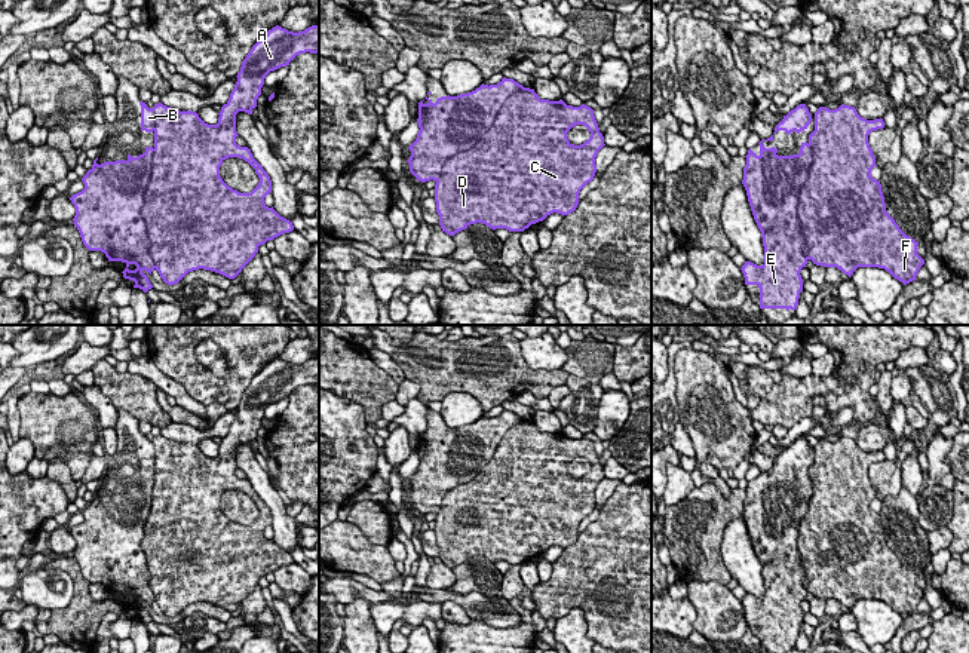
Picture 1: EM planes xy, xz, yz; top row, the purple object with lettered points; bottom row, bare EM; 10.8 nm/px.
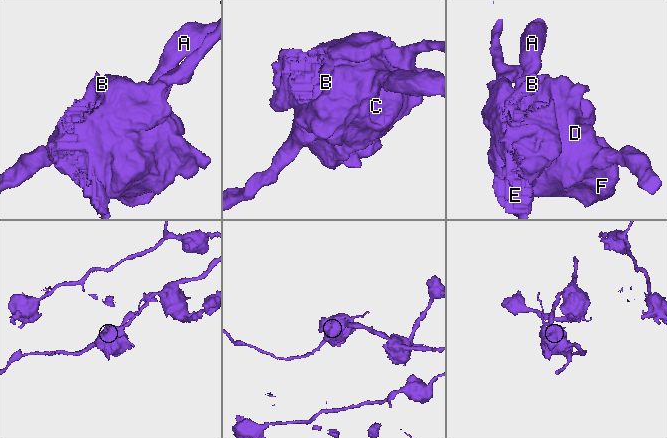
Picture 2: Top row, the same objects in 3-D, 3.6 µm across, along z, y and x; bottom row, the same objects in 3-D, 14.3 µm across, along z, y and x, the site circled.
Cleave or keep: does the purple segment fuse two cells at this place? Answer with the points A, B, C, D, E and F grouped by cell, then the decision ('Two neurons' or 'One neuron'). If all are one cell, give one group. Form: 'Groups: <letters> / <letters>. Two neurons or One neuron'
Groups: A C D F / B E. Two neurons

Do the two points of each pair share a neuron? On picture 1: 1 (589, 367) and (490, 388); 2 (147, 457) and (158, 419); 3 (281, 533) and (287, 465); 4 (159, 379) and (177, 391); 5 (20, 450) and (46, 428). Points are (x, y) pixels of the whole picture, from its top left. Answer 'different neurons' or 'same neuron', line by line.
1: different neurons
2: different neurons
3: different neurons
4: same neuron
5: different neurons

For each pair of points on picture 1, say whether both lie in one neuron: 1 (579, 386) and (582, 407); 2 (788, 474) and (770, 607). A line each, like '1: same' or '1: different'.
1: same
2: same

